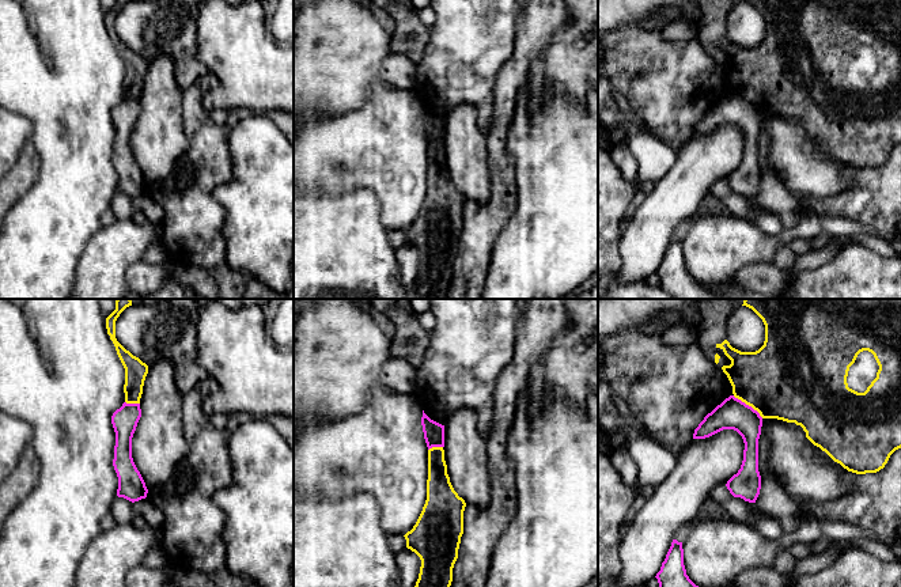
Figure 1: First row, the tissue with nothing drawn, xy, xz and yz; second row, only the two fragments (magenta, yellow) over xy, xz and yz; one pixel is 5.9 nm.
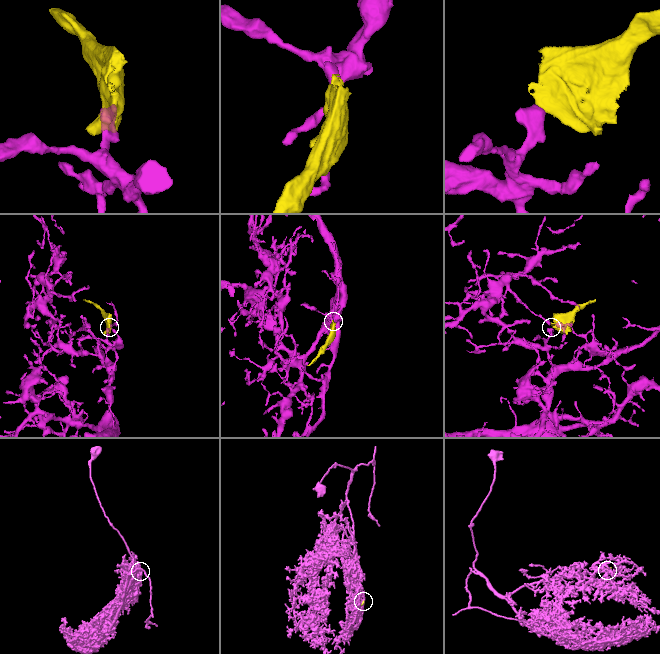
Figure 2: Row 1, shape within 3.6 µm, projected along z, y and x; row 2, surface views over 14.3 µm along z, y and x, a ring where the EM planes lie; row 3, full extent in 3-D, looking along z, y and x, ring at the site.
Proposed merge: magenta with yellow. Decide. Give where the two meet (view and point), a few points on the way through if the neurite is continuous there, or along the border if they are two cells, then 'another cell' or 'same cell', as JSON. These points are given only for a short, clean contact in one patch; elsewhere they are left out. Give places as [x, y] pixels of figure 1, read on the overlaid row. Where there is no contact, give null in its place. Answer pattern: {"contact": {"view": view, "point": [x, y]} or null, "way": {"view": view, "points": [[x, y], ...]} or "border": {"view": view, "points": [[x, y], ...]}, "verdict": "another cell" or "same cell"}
{"contact": {"view": "yz", "point": [748, 405]}, "border": {"view": "yz", "points": [[733, 396], [750, 405], [763, 417]]}, "verdict": "another cell"}

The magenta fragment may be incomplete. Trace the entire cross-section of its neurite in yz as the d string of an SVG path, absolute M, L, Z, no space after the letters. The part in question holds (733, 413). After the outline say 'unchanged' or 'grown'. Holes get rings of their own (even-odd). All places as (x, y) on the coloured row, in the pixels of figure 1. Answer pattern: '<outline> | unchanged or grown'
M730 395L694 429L693 439L705 439L723 429L737 431L745 443L741 469L726 484L734 497L756 503L761 489L758 472L758 439L761 435L762 417L752 406Z | unchanged

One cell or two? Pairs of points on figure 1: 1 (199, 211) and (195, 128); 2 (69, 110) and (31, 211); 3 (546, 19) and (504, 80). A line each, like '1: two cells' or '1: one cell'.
1: one cell
2: one cell
3: one cell

